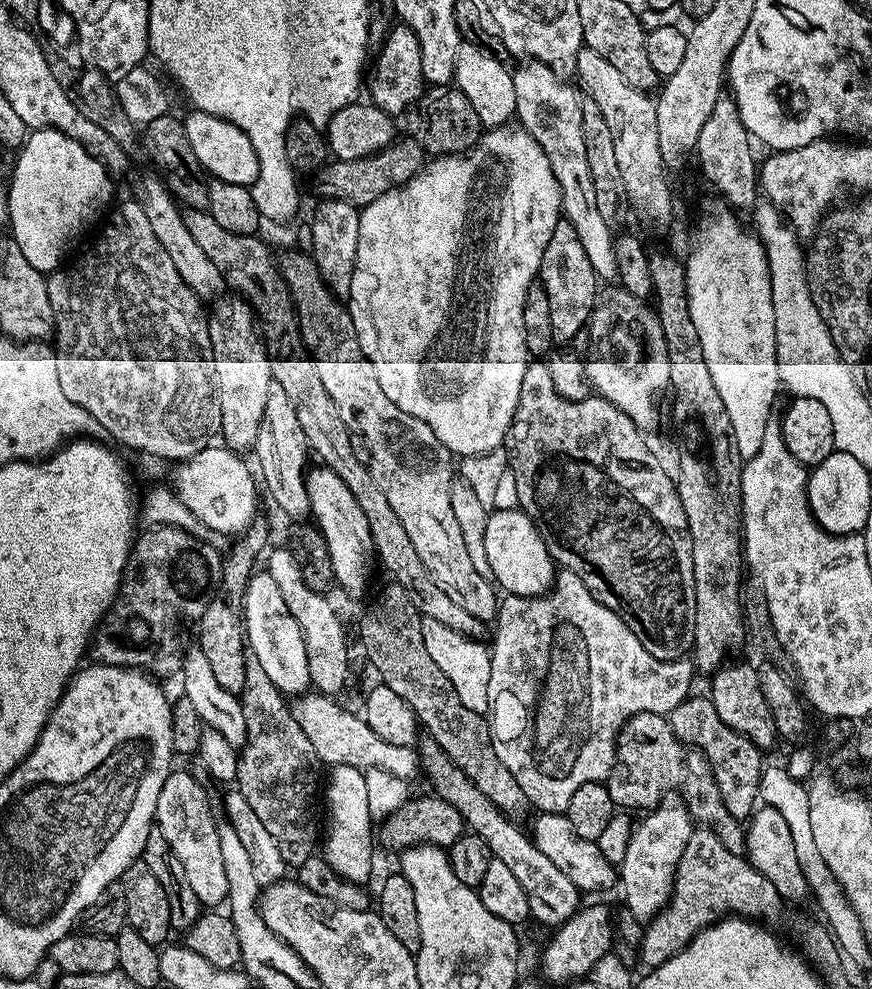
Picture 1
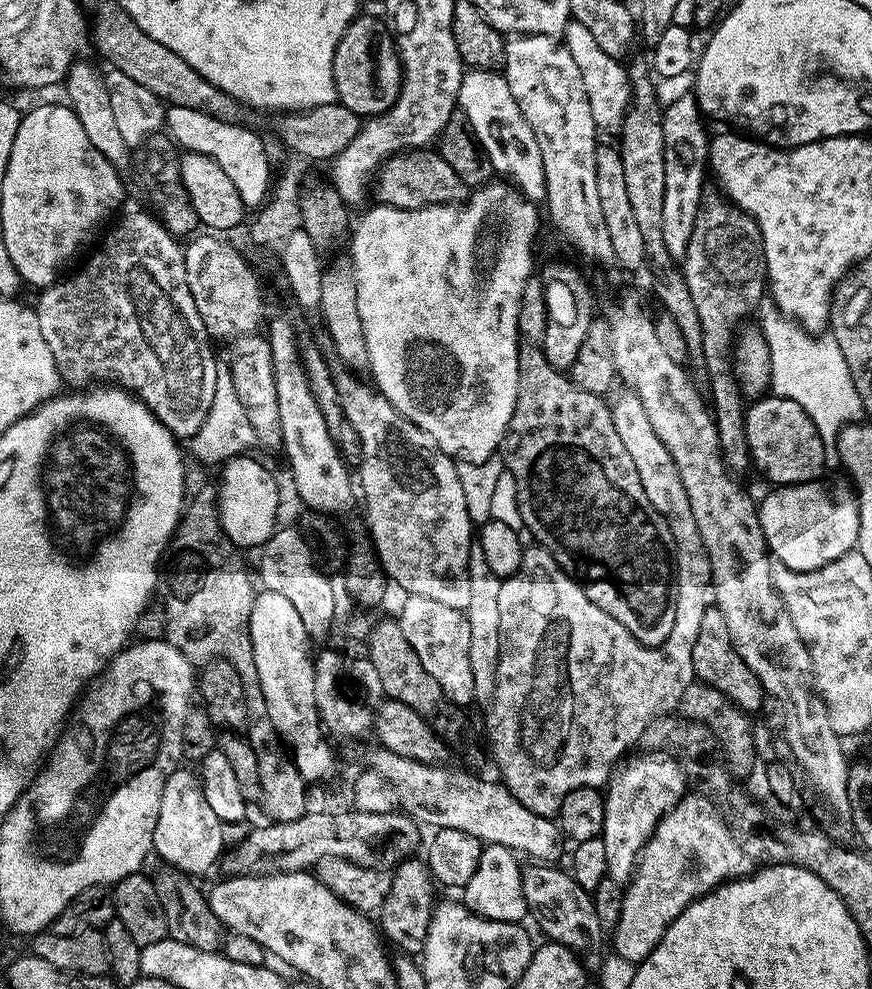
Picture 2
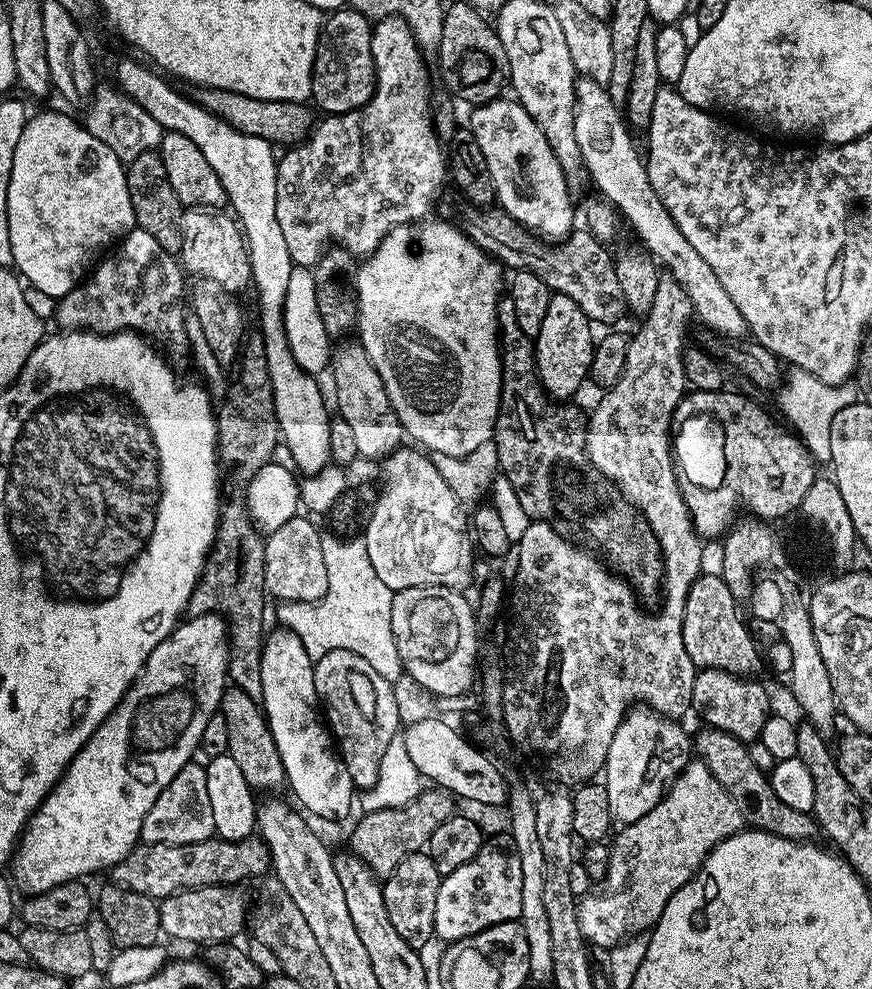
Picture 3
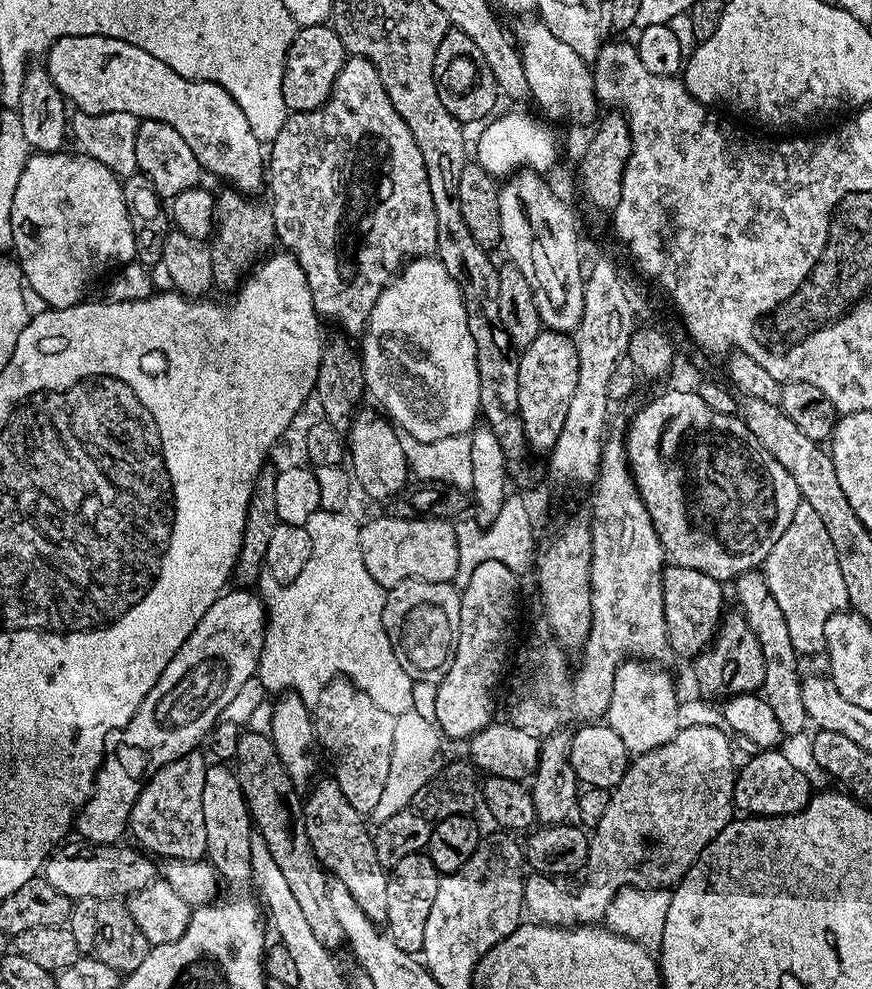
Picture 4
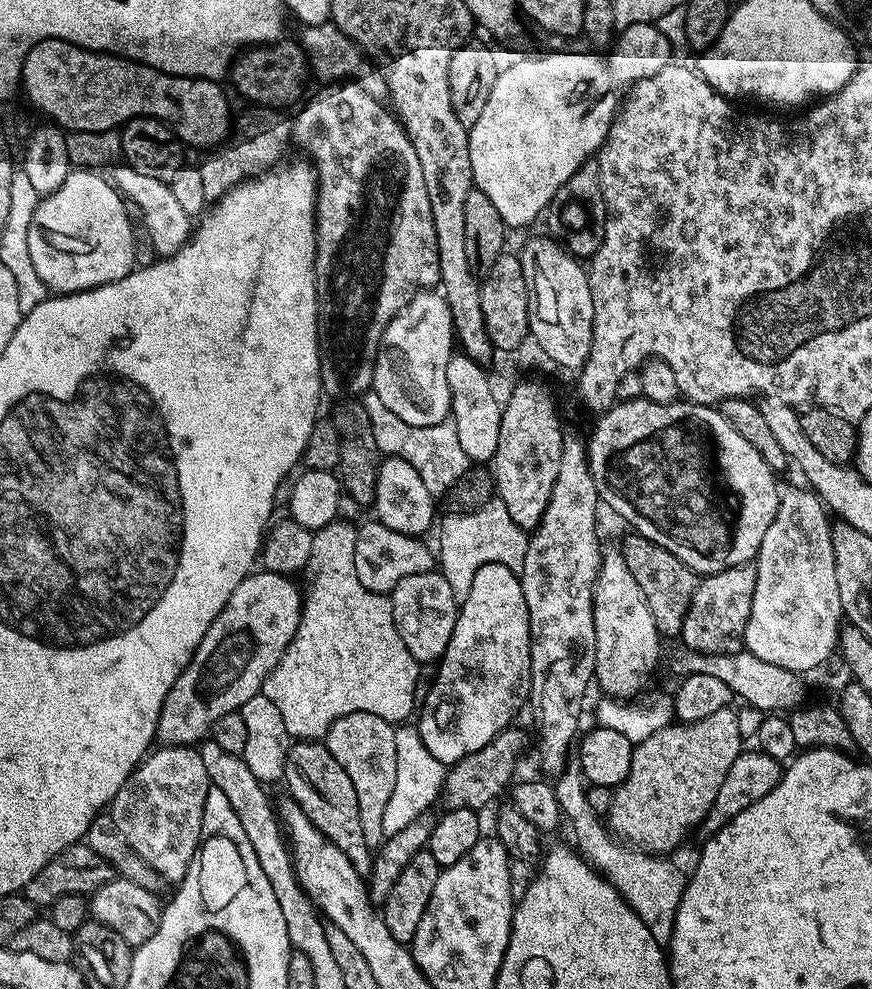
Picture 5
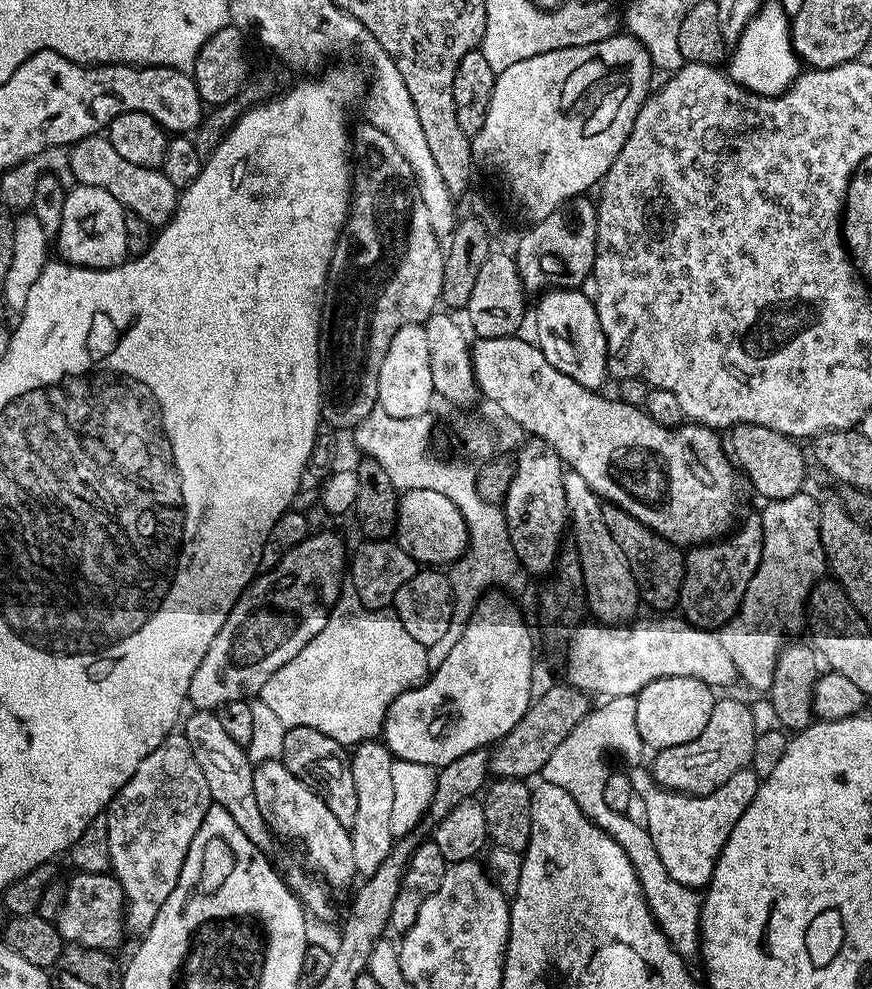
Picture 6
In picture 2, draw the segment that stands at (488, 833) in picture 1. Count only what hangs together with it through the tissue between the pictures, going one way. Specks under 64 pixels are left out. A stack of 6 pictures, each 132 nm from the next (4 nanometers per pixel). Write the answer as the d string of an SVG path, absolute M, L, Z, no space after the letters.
M548 862L529 863L522 871L522 894L528 903L528 911L540 923L547 939L554 944L571 948L573 952L582 954L585 969L599 969L602 959L600 952L600 935L602 929L598 922L598 914L592 905L590 892L583 889L572 875L571 871L564 872L560 866Z

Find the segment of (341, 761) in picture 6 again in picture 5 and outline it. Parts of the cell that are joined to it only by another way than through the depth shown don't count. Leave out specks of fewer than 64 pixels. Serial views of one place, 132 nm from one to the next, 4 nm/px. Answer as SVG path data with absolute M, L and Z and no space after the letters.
M315 740L293 743L285 760L282 780L284 784L288 783L287 795L298 802L298 806L302 806L302 814L306 814L306 818L310 818L310 822L322 830L322 834L326 834L326 838L330 838L330 842L334 842L334 846L346 854L346 858L350 858L354 870L358 870L360 876L367 877L372 868L374 852L362 835L362 818L358 818L358 794L354 794L350 777L346 775L346 770L342 770L342 766L338 766L338 761L334 754L330 754L328 747Z

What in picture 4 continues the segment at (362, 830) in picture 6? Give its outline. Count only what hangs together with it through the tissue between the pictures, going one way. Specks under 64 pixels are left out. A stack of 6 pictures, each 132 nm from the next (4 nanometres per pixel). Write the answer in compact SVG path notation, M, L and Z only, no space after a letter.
M345 678L331 680L322 690L314 705L314 723L319 747L332 759L331 775L342 786L342 794L346 794L350 806L361 814L370 814L374 806L382 798L382 790L386 787L386 778L390 775L390 754L394 750L394 722L391 716L375 703L370 695L363 692L358 685Z

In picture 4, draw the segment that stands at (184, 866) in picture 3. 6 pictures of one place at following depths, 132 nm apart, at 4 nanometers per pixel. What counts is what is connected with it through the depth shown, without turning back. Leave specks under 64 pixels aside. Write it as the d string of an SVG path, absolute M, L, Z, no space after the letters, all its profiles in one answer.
M125 842L114 844L79 843L65 843L63 846L57 847L52 855L44 861L42 869L44 880L54 890L66 894L72 901L82 898L94 898L98 901L127 898L157 879L158 868L153 857L147 851L141 850L131 843L129 843L130 845L124 844Z

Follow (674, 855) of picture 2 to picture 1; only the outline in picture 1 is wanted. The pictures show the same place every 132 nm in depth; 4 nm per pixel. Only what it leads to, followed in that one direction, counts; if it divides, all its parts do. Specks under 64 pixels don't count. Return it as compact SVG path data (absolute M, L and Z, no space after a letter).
M700 826L690 834L686 850L678 862L678 870L668 904L653 920L644 924L640 964L651 970L662 966L674 954L681 952L704 928L729 916L755 918L772 922L786 907L769 873L759 872L748 858L730 854L726 846L710 829Z

